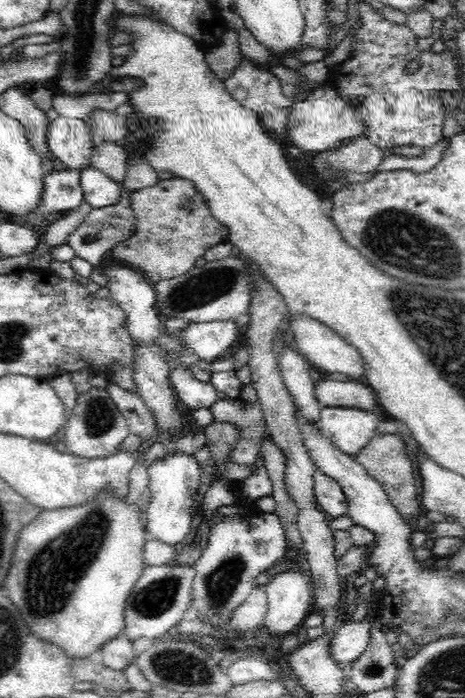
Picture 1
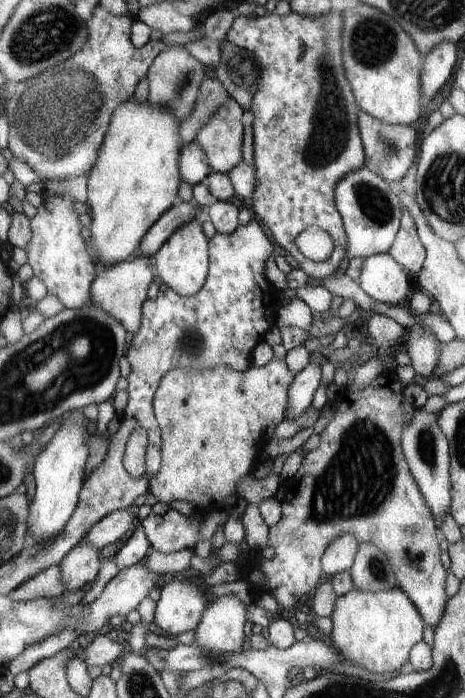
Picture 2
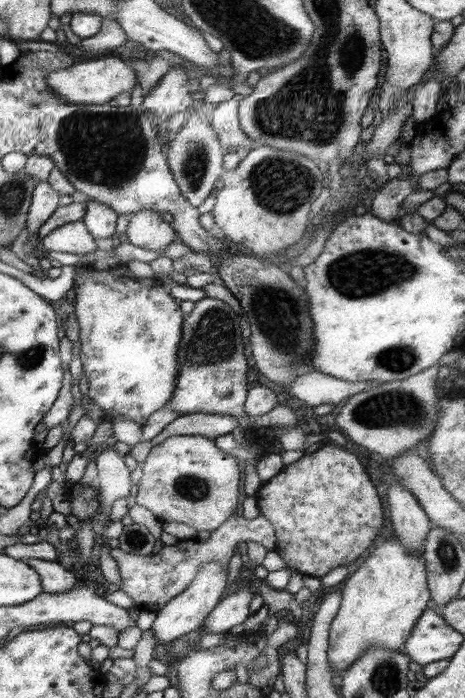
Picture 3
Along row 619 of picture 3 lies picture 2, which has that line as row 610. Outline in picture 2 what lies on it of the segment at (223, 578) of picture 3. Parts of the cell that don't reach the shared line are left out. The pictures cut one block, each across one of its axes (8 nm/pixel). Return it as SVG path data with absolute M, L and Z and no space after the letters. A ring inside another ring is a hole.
M168 577L162 584L153 622L168 634L194 631L211 602L207 590L202 589L190 580Z

